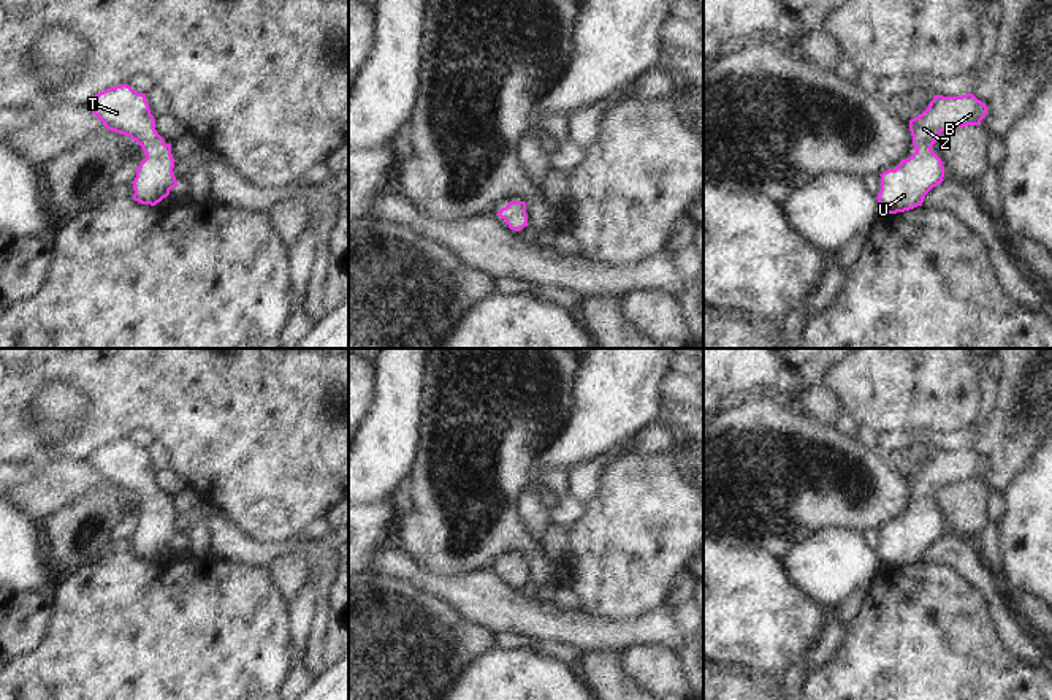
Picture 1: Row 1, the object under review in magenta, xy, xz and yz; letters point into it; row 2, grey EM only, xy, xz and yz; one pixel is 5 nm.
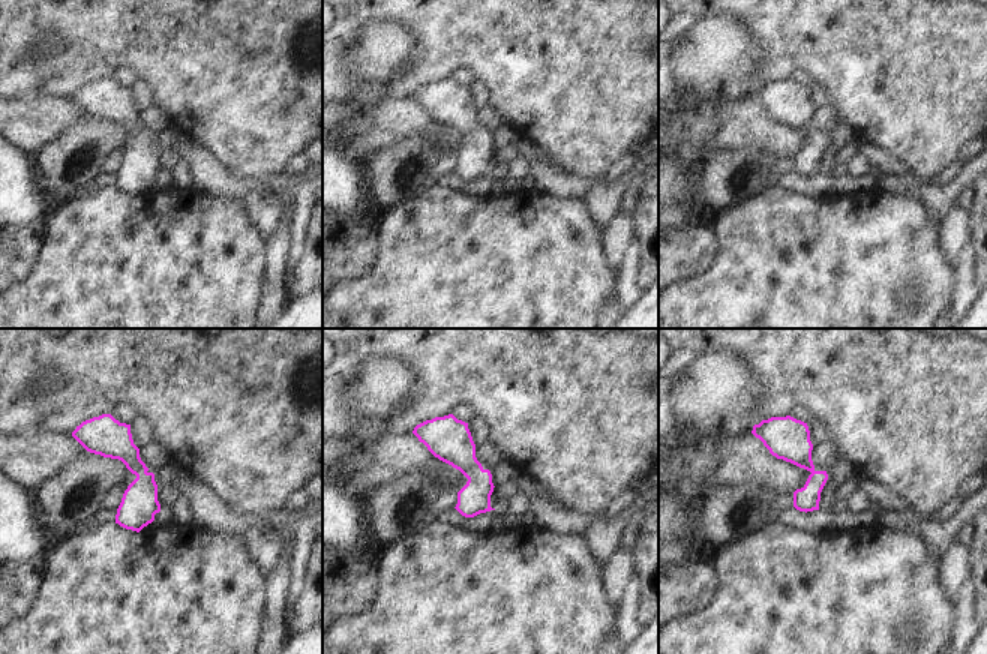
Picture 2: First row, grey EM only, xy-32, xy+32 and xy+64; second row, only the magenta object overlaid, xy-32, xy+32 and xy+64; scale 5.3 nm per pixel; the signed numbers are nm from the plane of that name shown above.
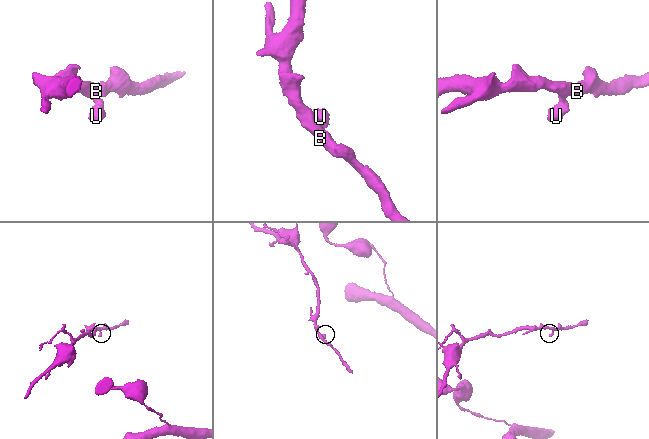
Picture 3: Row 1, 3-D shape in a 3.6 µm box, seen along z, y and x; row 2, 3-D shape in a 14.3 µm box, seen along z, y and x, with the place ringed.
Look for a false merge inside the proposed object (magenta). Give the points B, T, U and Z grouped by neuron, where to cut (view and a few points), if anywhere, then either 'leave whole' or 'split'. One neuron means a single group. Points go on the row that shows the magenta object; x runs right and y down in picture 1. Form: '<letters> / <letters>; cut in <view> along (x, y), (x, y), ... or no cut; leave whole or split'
B T U Z; no cut; leave whole

